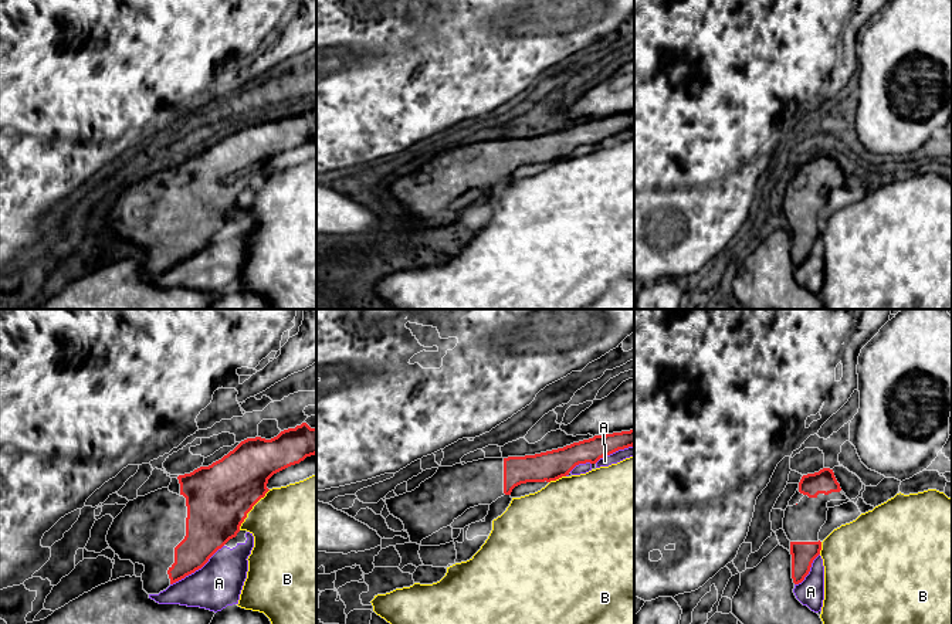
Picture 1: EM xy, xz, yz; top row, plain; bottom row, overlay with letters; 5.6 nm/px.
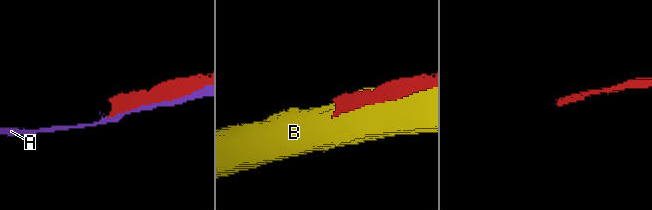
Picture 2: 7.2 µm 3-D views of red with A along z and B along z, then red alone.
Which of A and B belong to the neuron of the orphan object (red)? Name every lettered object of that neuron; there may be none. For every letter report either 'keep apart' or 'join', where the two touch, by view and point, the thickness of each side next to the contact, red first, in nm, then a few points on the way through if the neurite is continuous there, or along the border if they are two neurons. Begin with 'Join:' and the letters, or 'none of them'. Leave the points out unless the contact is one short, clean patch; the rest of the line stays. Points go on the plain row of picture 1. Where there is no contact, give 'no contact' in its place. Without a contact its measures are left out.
Join: none of them
A: keep apart | xy (196, 251) | 260/260 nm
B: keep apart | xy (251, 190) | 380/460 nm

